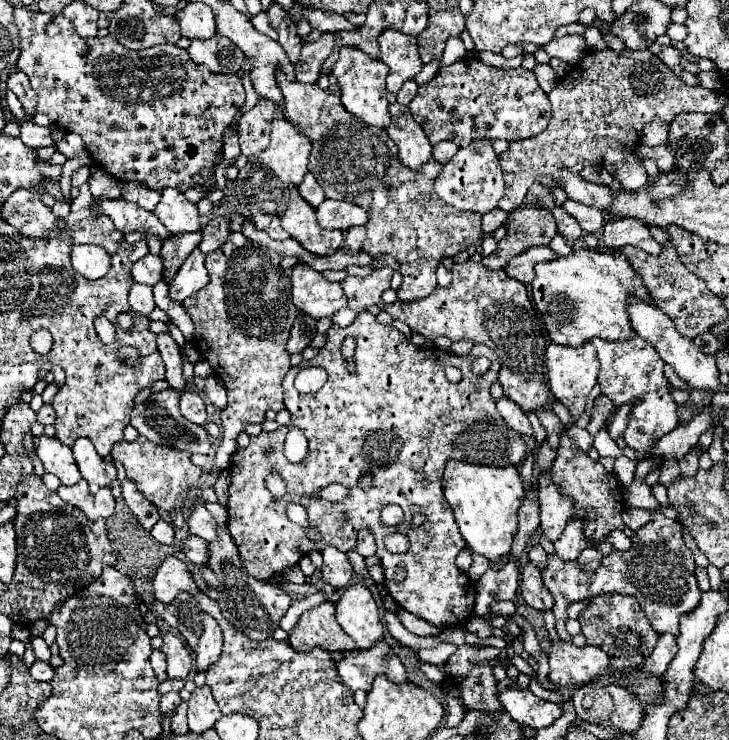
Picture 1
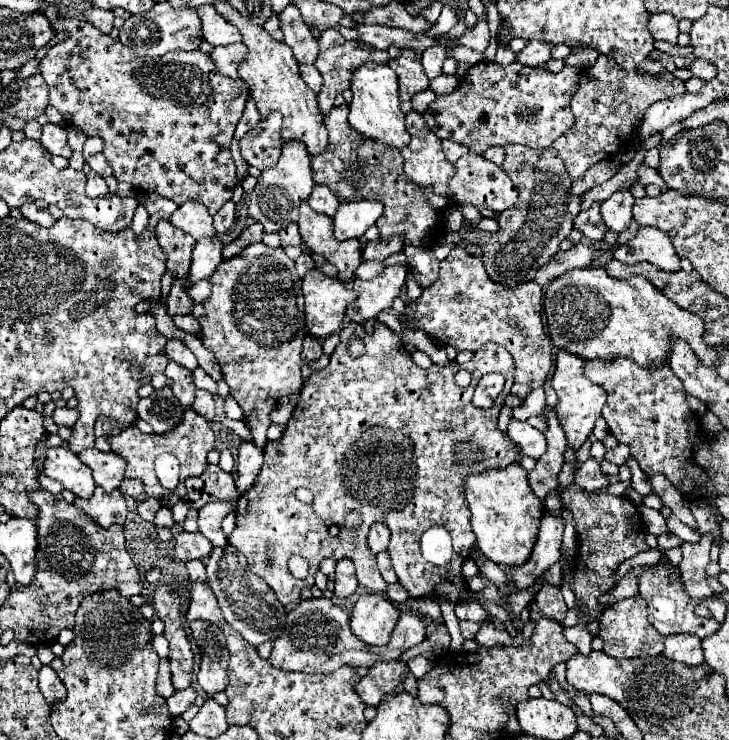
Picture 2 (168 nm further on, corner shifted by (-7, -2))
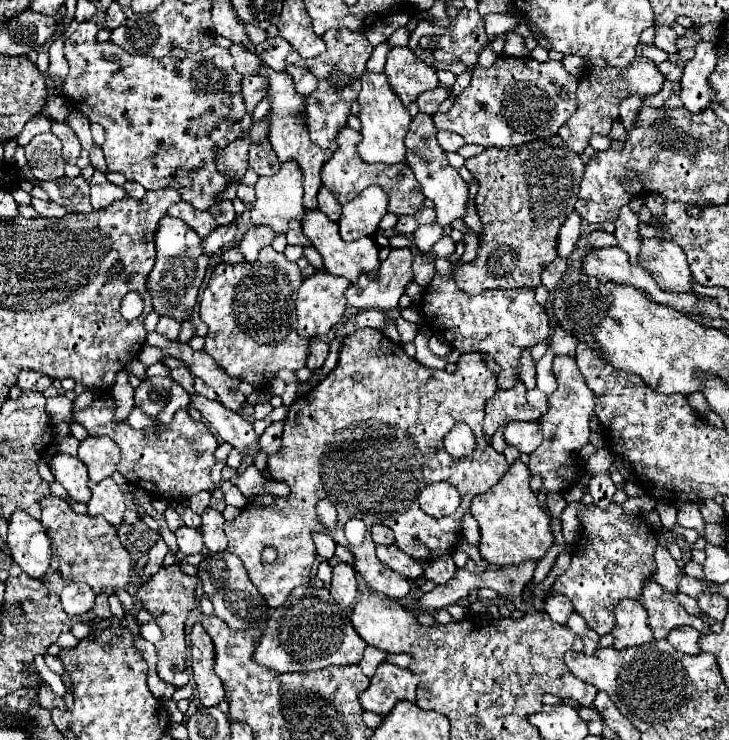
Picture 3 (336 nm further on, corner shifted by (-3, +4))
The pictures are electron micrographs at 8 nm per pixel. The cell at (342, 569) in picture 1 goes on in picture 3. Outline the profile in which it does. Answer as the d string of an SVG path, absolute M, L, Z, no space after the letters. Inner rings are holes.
M336 564L332 572L332 584L330 584L330 594L338 604L352 604L358 594L358 582L356 582L356 572L350 564Z

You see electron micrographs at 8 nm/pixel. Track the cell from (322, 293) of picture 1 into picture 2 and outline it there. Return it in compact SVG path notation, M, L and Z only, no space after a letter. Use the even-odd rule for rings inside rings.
M312 268L302 278L302 288L308 332L318 338L338 332L348 304L354 302L354 292L346 284L322 274L318 268Z

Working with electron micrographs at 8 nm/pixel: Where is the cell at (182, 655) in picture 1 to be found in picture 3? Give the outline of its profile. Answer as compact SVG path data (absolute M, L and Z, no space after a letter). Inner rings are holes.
M164 566L160 568L146 584L142 584L136 592L136 600L152 614L154 622L160 626L162 630L162 638L156 644L156 654L158 654L158 664L156 664L156 672L158 676L172 684L172 686L184 686L190 678L188 678L188 670L186 670L186 642L184 642L184 624L188 614L196 608L194 602L194 588L196 588L196 578L194 576L186 576L180 572L180 566Z

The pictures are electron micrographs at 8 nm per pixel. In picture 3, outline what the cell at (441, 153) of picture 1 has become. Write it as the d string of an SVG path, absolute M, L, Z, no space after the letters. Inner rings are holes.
M440 130L438 132L438 142L444 150L448 152L456 152L458 148L464 146L464 138L460 134L454 134L454 132L446 132L446 130Z

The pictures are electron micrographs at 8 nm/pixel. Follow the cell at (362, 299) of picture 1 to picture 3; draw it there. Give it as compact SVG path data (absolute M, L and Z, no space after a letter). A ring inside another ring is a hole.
M410 248L392 250L380 266L378 280L372 280L366 274L362 274L358 282L346 290L348 304L360 310L398 308L400 296L406 292L406 286L414 280L412 262L414 256Z

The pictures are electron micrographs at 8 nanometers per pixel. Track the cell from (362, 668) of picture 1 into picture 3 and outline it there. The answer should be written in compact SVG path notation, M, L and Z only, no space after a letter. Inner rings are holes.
M382 662L372 676L370 688L360 694L360 704L366 712L386 716L400 700L416 702L416 688L420 678L408 668Z

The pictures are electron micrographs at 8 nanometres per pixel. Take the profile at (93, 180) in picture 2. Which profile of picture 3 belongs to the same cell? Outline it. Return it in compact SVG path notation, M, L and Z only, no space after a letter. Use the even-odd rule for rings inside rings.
M94 170L92 182L90 182L90 204L96 210L110 206L114 200L120 200L124 196L126 196L126 192L124 192L122 186L108 182L106 176L100 170Z

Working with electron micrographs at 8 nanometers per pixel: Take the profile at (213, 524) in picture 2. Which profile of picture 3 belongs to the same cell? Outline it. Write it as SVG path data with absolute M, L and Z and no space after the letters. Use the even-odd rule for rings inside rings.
M208 508L202 514L202 536L204 544L210 552L226 550L226 534L224 534L224 516L216 508Z

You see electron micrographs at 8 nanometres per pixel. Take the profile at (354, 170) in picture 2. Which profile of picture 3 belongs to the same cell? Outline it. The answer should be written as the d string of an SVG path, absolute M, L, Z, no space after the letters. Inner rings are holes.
M344 128L336 140L338 140L338 150L322 168L322 184L338 198L340 204L346 204L348 200L352 200L356 194L360 194L368 186L380 186L390 198L388 212L392 212L396 216L404 216L404 214L416 214L418 210L424 208L422 190L418 188L418 180L414 178L414 172L410 172L408 164L400 162L394 166L384 166L384 164L362 162L358 156L358 150L356 150L360 132L356 132L352 128Z

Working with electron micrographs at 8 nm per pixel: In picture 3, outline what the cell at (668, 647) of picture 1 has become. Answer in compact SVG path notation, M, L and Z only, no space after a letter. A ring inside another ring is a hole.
M680 626L680 628L674 628L670 634L668 634L668 642L684 652L684 654L700 654L700 646L698 646L698 638L700 638L700 632L690 628L690 626Z

